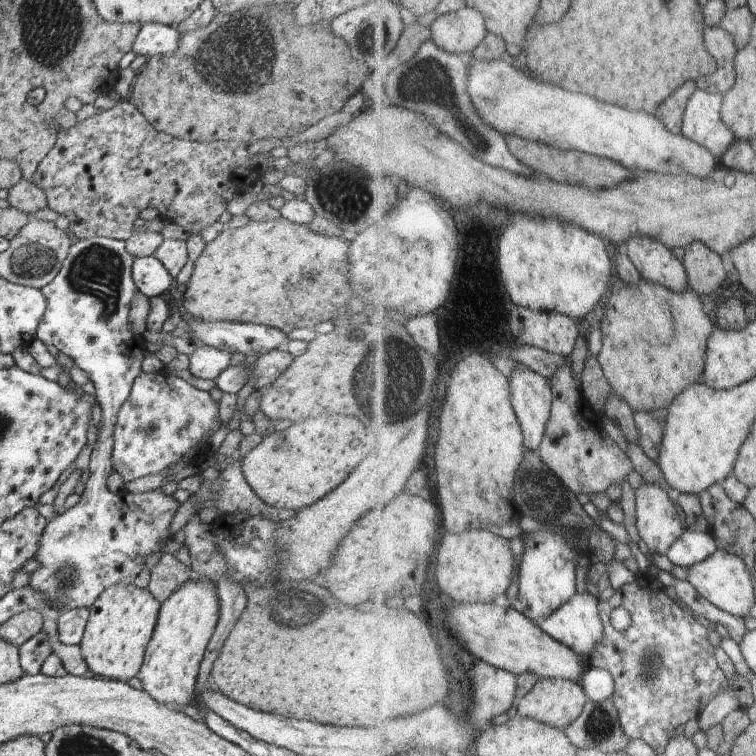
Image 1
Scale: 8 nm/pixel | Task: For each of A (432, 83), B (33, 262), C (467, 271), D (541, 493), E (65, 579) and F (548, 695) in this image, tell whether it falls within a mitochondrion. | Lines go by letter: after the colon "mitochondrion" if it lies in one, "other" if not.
A: mitochondrion
B: mitochondrion
C: other
D: mitochondrion
E: mitochondrion
F: other

